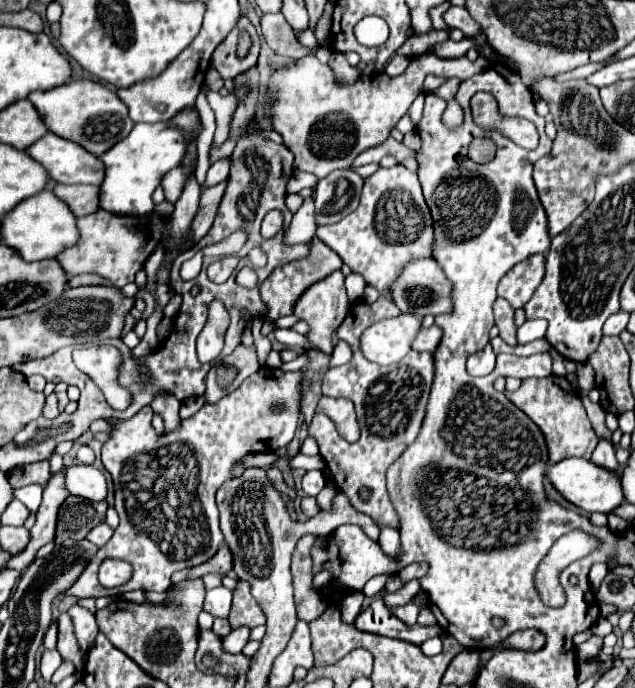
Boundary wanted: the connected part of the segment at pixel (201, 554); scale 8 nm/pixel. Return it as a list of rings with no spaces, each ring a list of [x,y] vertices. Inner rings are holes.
[[[260,368],[246,378],[240,388],[214,404],[204,404],[194,416],[182,420],[180,426],[168,434],[154,432],[150,405],[128,420],[106,418],[114,430],[102,444],[102,464],[114,482],[114,508],[120,514],[120,524],[64,596],[100,598],[138,588],[166,592],[170,576],[176,570],[192,568],[212,558],[224,542],[218,522],[216,490],[230,478],[228,472],[236,460],[246,454],[270,452],[276,440],[280,450],[294,438],[300,418],[300,378],[302,372]],[[150,526],[166,526],[170,552],[162,552],[158,540],[150,536]],[[104,558],[130,562],[134,566],[132,580],[120,588],[100,586],[98,566]]]

